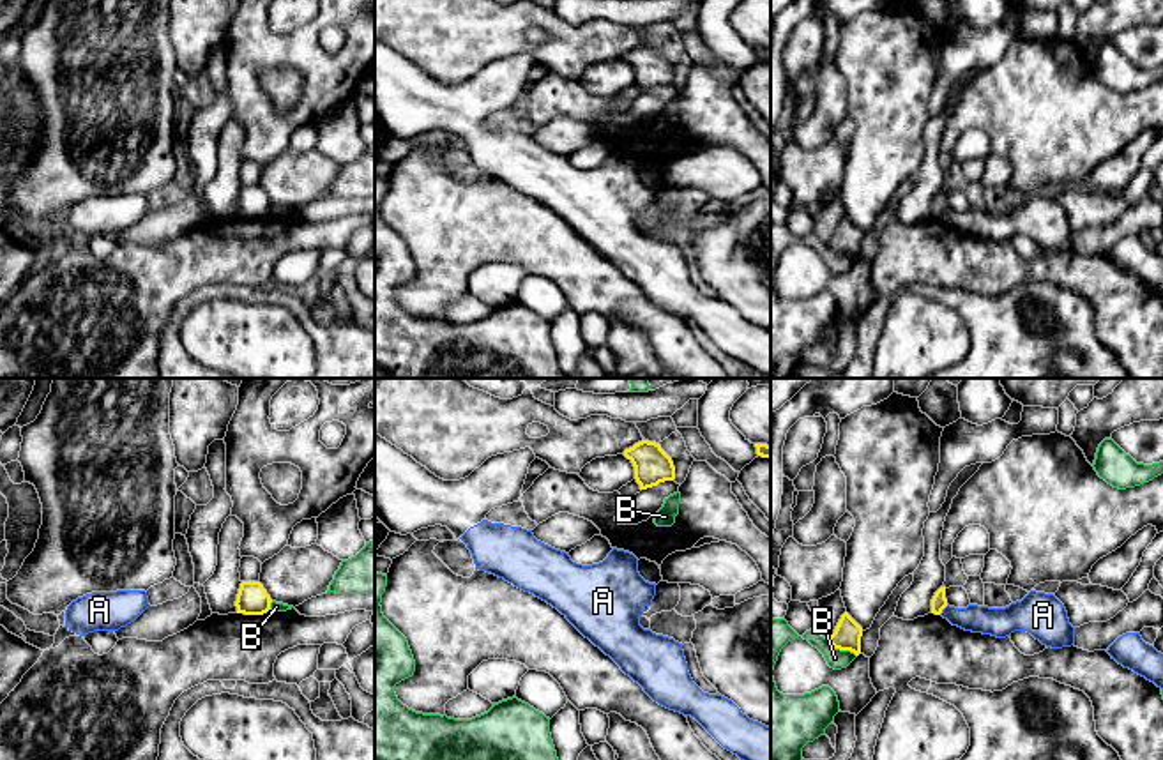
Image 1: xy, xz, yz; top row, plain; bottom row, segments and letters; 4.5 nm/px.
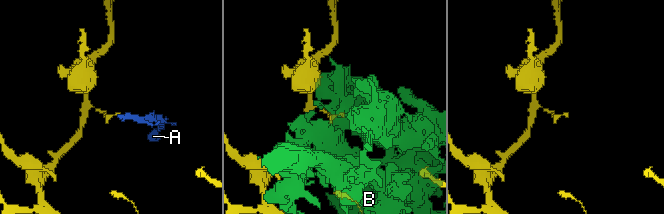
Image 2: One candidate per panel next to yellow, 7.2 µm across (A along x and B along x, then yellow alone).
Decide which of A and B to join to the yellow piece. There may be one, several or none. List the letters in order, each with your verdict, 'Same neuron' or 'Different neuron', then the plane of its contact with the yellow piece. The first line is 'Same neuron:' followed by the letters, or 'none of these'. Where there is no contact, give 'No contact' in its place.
Same neuron: none of these
A: Different neuron. Touches yellow in yz
B: Different neuron. Touches yellow in yz

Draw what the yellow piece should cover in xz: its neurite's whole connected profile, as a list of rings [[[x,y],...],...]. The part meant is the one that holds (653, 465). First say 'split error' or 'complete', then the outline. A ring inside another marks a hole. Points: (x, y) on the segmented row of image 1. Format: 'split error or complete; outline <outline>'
complete; outline [[[642,440],[626,449],[624,456],[635,467],[635,479],[640,484],[640,490],[647,490],[658,486],[659,483],[675,479],[675,467],[672,458],[656,442]]]

